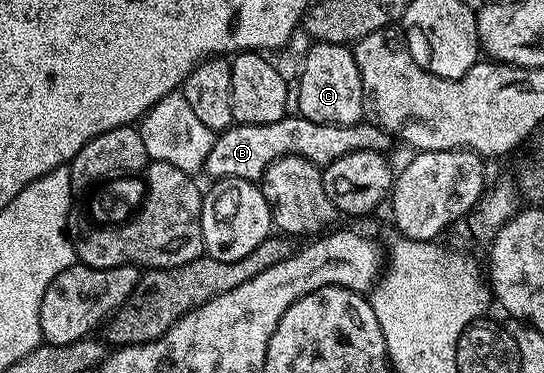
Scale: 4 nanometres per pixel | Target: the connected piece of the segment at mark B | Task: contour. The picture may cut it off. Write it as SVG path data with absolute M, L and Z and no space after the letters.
M288 114L277 122L268 124L240 124L232 123L231 127L218 133L213 146L207 155L205 165L206 175L211 175L212 181L224 180L225 178L245 178L246 180L262 181L263 171L277 158L282 156L300 156L309 162L325 166L345 154L353 154L357 150L369 150L370 152L388 151L387 147L393 144L392 137L374 122L360 122L349 126L337 126L336 124L322 124L321 122L309 122L309 118L298 114Z

